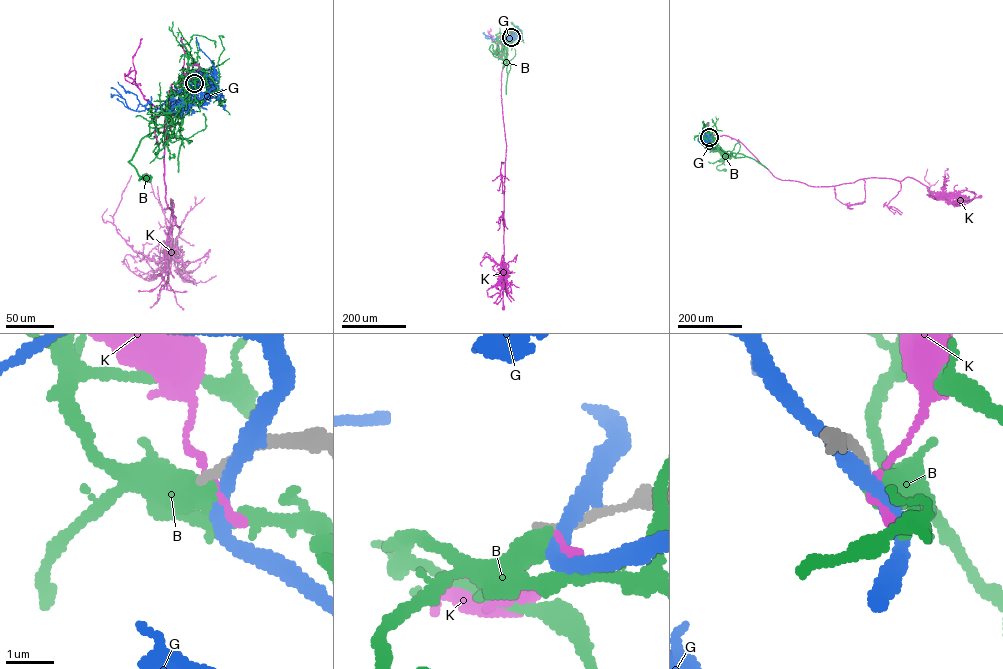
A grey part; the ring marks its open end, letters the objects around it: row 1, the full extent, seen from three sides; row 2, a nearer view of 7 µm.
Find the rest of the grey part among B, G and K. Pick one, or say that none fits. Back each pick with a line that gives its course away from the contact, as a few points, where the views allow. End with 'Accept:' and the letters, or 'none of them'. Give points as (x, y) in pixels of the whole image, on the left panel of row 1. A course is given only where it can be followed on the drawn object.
Accept: none of them

